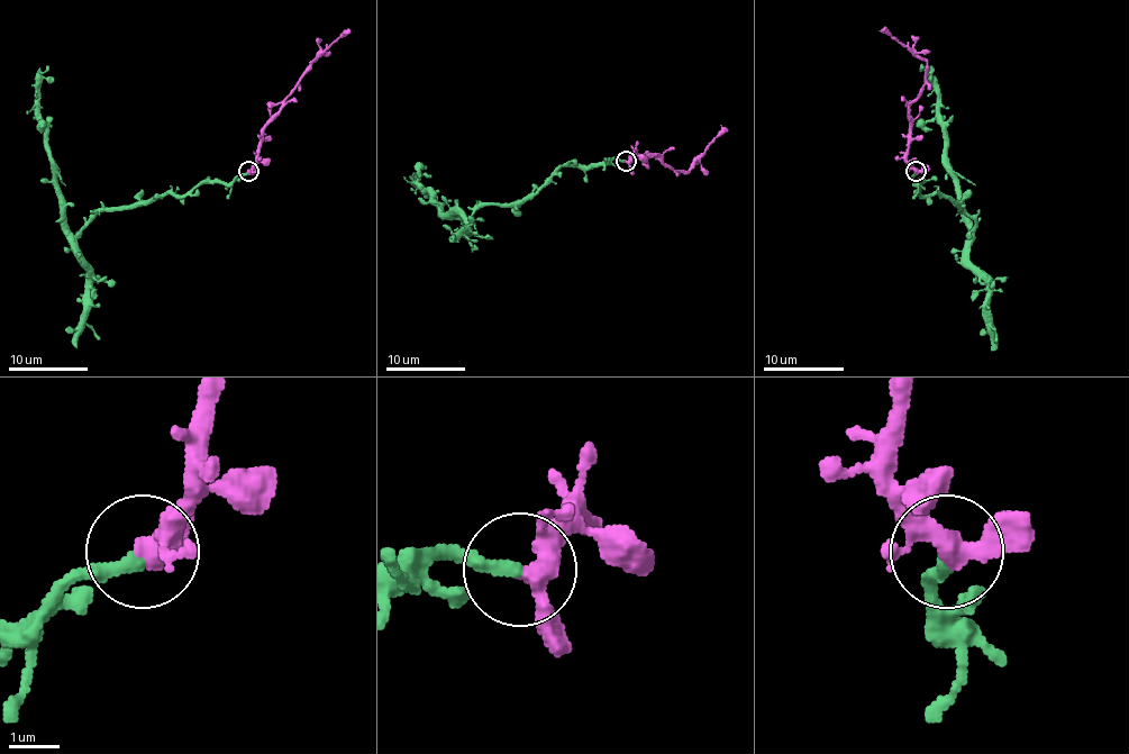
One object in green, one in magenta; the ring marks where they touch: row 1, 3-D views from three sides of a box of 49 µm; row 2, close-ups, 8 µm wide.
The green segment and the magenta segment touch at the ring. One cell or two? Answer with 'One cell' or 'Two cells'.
One cell

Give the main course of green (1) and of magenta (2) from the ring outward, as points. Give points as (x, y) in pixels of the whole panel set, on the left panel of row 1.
1: (249, 171), (134, 207), (103, 207), (74, 235), (39, 115), (39, 71), (48, 65)
2: (249, 171), (257, 161), (261, 127), (279, 109), (309, 65), (351, 29)

